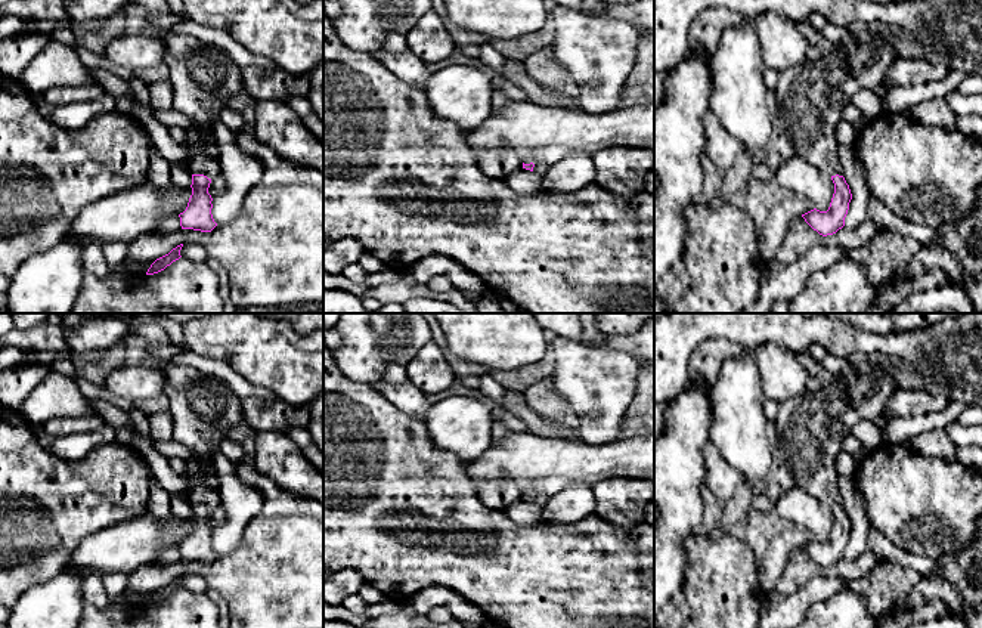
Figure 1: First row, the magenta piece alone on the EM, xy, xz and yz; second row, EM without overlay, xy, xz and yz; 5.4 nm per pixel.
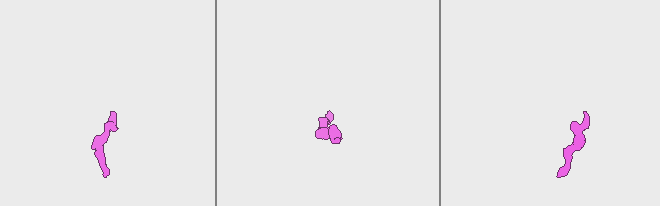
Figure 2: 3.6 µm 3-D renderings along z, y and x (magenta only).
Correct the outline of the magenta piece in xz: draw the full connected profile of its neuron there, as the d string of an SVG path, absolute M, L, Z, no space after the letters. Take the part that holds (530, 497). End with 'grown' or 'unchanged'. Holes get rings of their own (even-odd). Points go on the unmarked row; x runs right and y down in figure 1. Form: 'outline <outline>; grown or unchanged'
outline M532 483L526 489L523 489L523 499L545 505L549 496L543 494L539 486Z; grown

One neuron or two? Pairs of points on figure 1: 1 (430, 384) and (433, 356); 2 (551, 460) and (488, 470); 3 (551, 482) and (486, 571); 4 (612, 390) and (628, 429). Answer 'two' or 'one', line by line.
1: one
2: one
3: two
4: two

